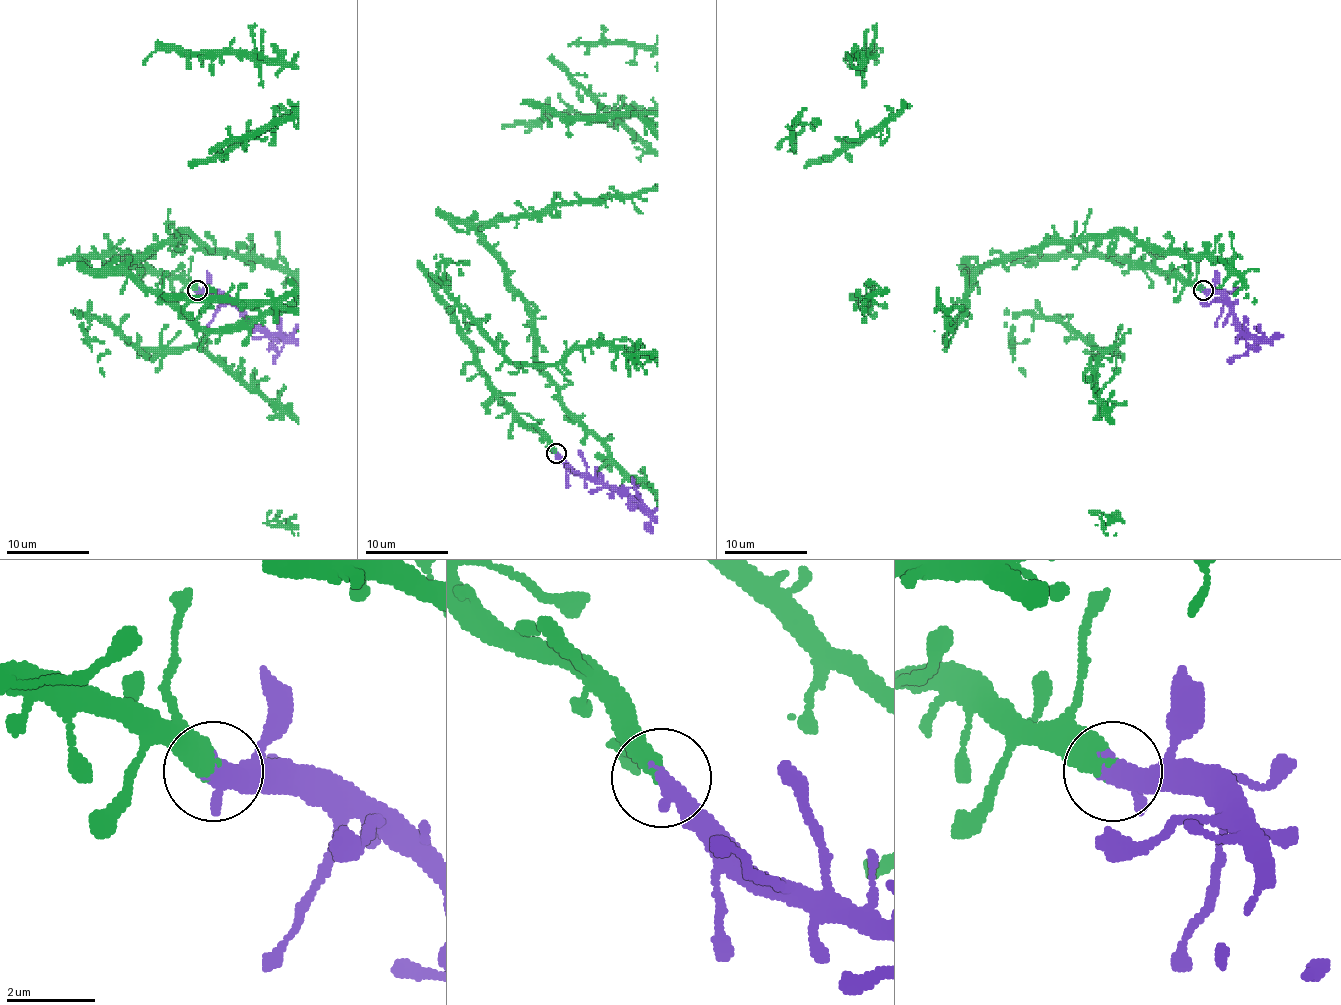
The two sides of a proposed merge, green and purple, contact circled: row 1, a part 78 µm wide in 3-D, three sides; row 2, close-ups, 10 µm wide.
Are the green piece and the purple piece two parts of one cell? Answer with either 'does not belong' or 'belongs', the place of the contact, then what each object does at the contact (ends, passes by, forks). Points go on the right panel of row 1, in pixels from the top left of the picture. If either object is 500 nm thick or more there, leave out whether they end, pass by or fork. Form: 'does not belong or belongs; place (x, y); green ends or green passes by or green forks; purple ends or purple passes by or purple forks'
belongs; place (1203, 290); green ends; purple ends

